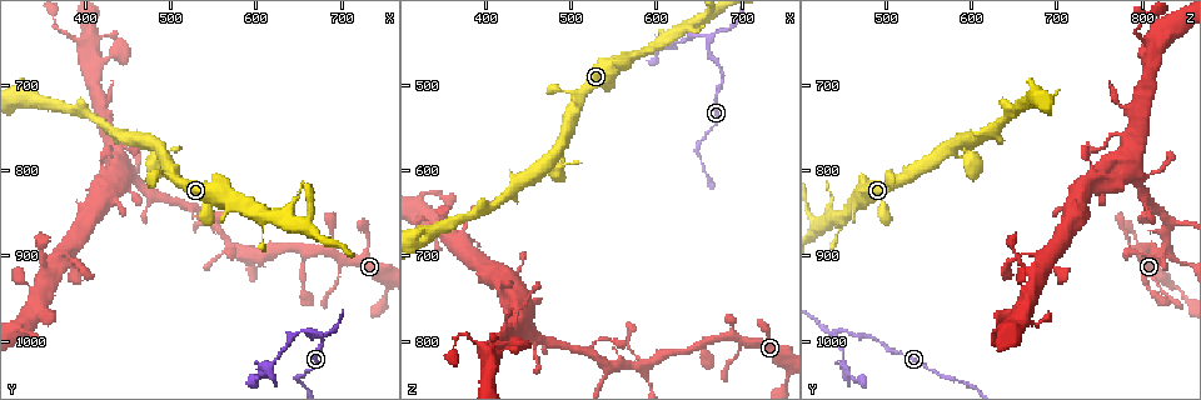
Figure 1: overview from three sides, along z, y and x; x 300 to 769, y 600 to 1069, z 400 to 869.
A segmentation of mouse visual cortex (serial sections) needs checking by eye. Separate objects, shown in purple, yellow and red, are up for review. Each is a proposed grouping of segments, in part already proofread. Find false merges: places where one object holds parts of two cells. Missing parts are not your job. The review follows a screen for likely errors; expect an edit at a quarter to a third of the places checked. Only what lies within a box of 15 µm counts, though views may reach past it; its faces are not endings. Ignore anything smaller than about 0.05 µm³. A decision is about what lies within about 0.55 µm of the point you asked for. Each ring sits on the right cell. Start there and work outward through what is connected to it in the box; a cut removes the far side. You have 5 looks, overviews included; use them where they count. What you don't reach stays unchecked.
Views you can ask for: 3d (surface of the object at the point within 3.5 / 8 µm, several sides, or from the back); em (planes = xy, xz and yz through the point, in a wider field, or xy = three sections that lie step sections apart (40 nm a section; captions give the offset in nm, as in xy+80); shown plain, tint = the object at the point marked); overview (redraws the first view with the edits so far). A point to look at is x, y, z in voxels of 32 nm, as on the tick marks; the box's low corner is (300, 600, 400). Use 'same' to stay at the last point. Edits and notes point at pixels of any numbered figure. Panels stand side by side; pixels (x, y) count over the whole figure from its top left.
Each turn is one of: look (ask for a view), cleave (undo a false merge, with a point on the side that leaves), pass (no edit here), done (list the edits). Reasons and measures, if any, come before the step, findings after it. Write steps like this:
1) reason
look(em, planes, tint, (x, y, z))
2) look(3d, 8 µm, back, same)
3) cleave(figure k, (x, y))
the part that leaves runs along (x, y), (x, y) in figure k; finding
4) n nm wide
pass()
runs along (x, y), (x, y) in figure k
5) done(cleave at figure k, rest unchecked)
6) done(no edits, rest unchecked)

look(em, planes, tint, (660, 985, 445))

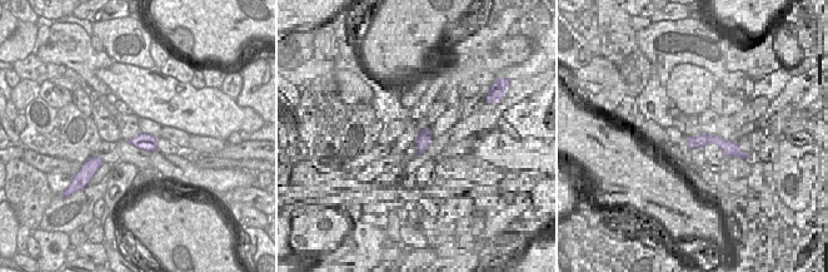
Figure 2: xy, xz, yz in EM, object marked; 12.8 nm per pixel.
look(3d, 3.5 µm, same)

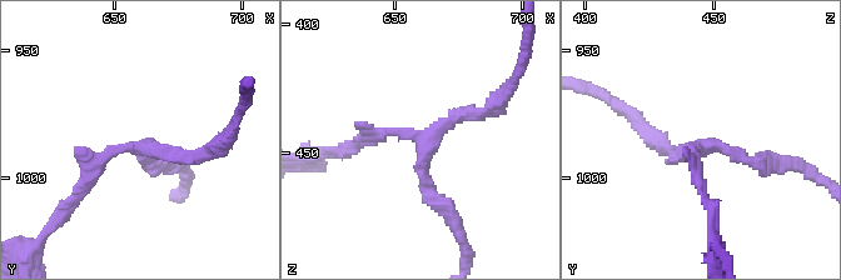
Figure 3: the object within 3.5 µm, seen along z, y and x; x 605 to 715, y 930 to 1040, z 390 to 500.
3 arms
pass()
runs along (169, 161), (123, 146), (84, 185) in figure 3; continuous, no second cell

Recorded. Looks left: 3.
a narrow waist
look(3d, 8 µm, (610, 1040, 460))

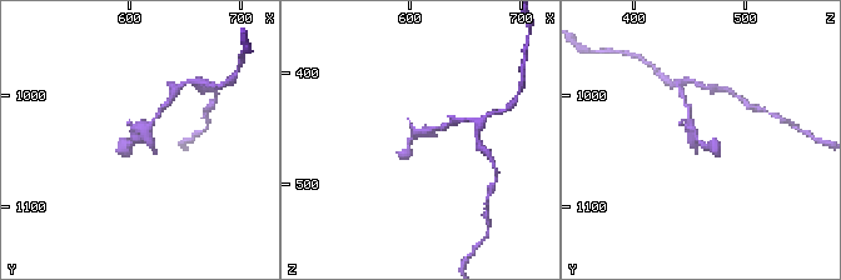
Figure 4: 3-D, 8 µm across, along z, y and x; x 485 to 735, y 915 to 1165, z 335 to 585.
look(3d, 3.5 µm, (606, 1040, 458))

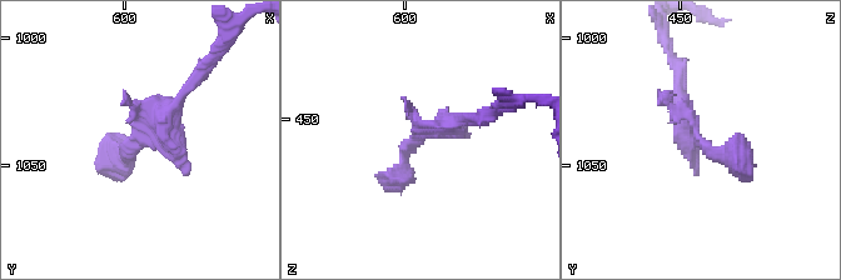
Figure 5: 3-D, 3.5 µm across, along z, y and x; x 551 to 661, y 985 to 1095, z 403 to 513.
shape alone is not enough
look(em, xy, step 3, tint, (604, 1042, 458))

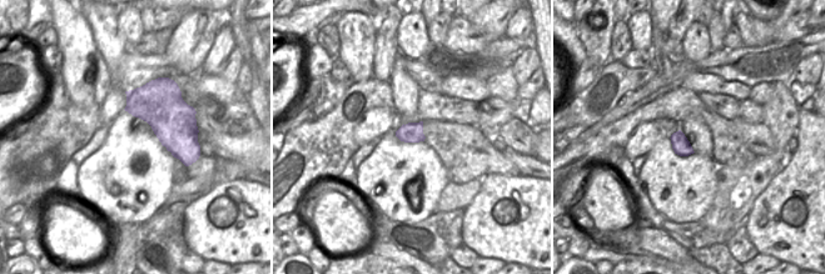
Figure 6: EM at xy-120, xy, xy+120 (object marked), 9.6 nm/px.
190 nm wide
pass()
runs along (192, 83), (110, 168), (110, 175) in figure 5; one cell here

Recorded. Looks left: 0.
done(no edits, rest unchecked)

